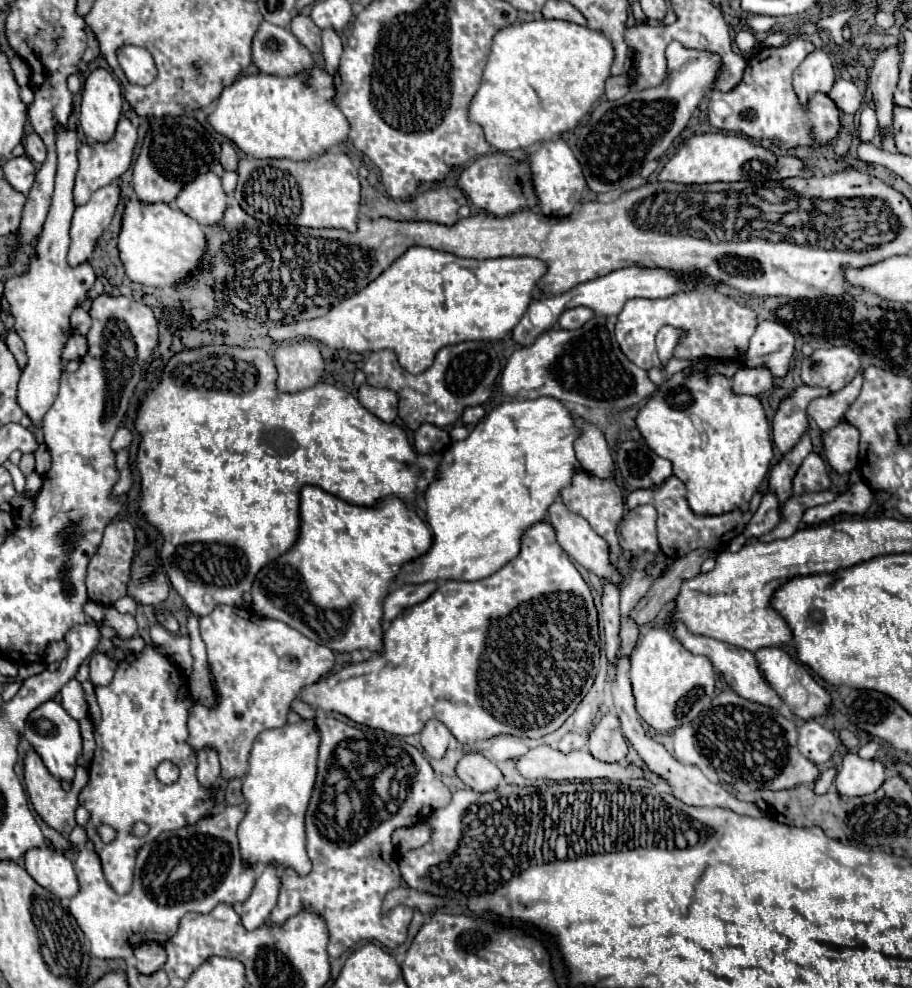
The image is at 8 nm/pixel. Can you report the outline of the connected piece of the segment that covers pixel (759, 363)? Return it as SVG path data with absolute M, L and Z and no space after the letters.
M776 321L758 323L756 333L750 339L748 353L744 355L746 367L764 367L774 377L782 379L794 355L794 335Z

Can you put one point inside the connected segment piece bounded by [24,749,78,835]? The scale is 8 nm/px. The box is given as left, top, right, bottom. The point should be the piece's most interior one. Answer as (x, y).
(57, 807)

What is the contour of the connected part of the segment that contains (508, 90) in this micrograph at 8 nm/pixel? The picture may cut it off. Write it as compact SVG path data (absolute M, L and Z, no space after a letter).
M528 21L500 29L494 35L492 53L484 69L482 85L470 103L470 119L482 125L486 141L498 151L528 149L540 141L572 131L580 119L604 95L604 83L610 77L614 61L612 41L596 29L588 29L570 21Z

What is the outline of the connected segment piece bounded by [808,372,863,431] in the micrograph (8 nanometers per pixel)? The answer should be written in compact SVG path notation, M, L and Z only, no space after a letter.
M857 373L854 379L842 391L836 391L830 397L814 399L808 405L808 415L816 421L816 425L822 431L832 429L832 427L836 427L842 421L846 409L855 401L861 391L863 385L862 377L862 373Z

